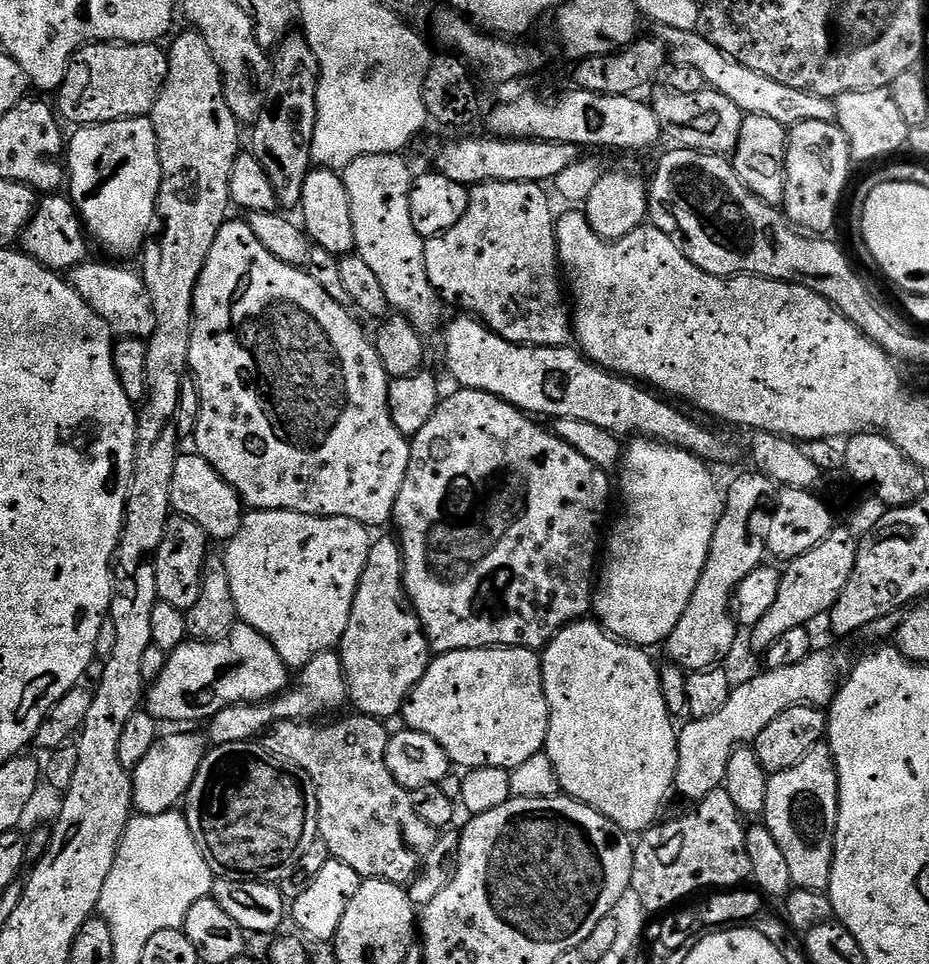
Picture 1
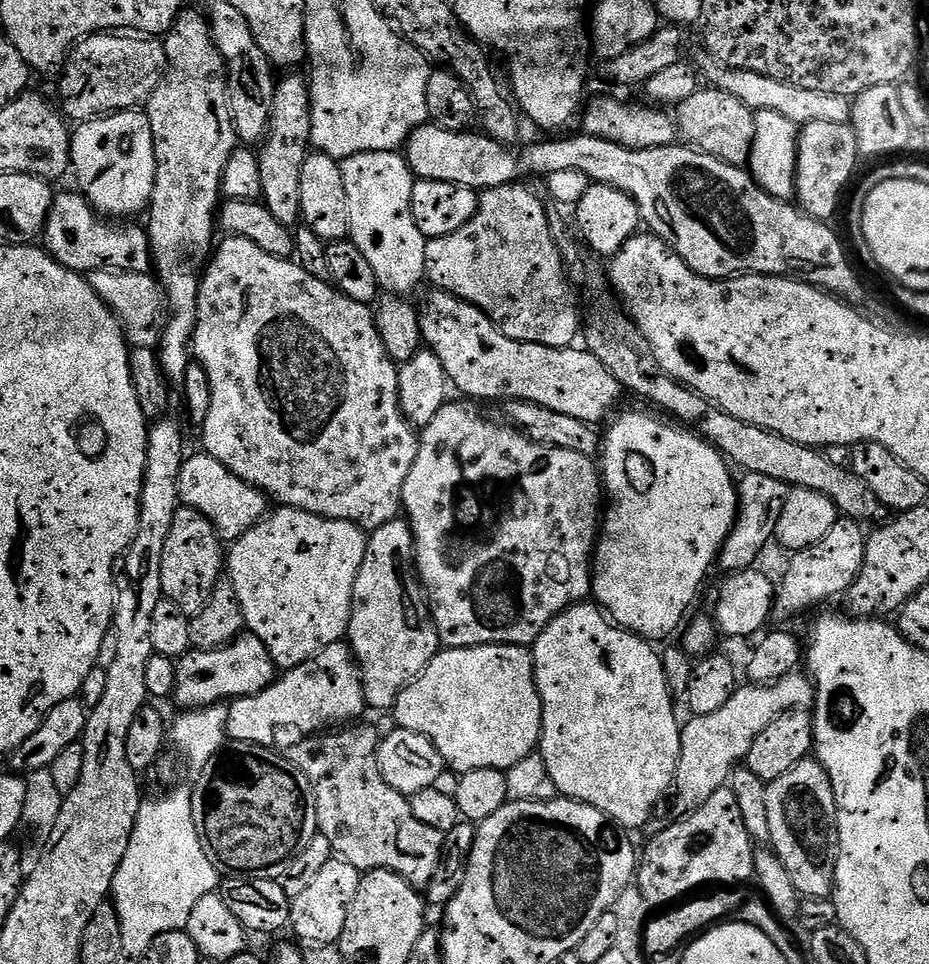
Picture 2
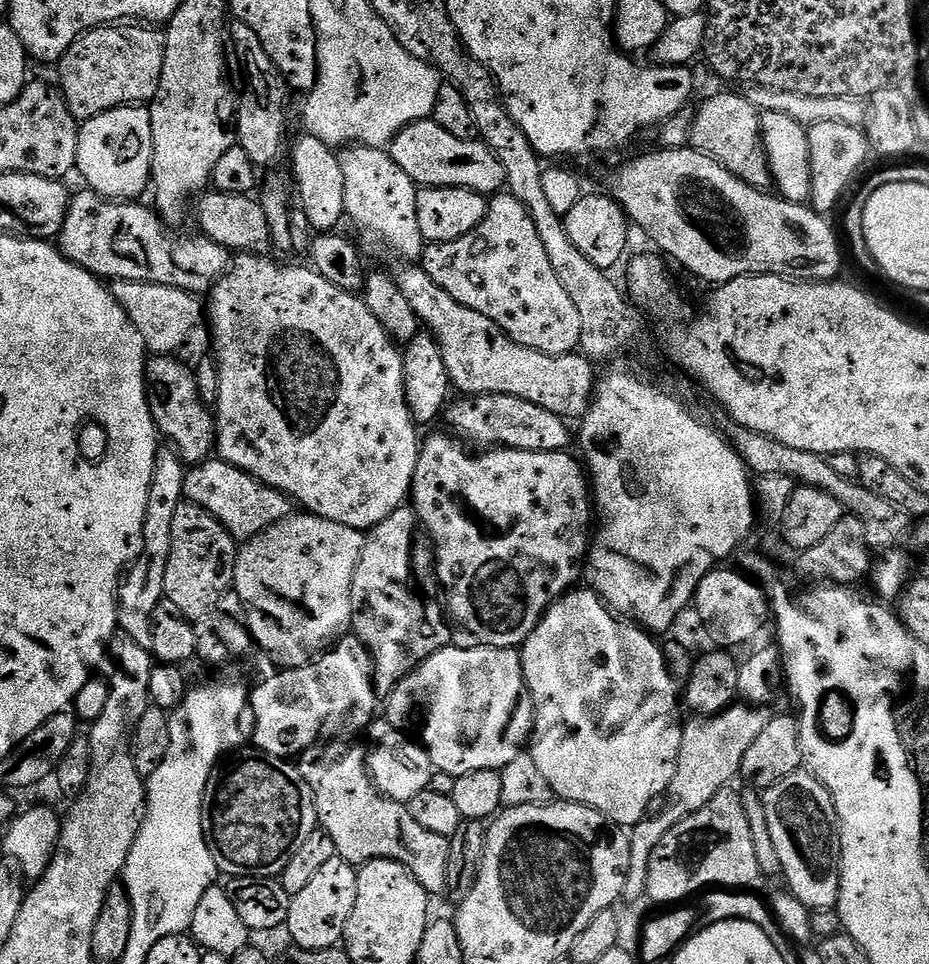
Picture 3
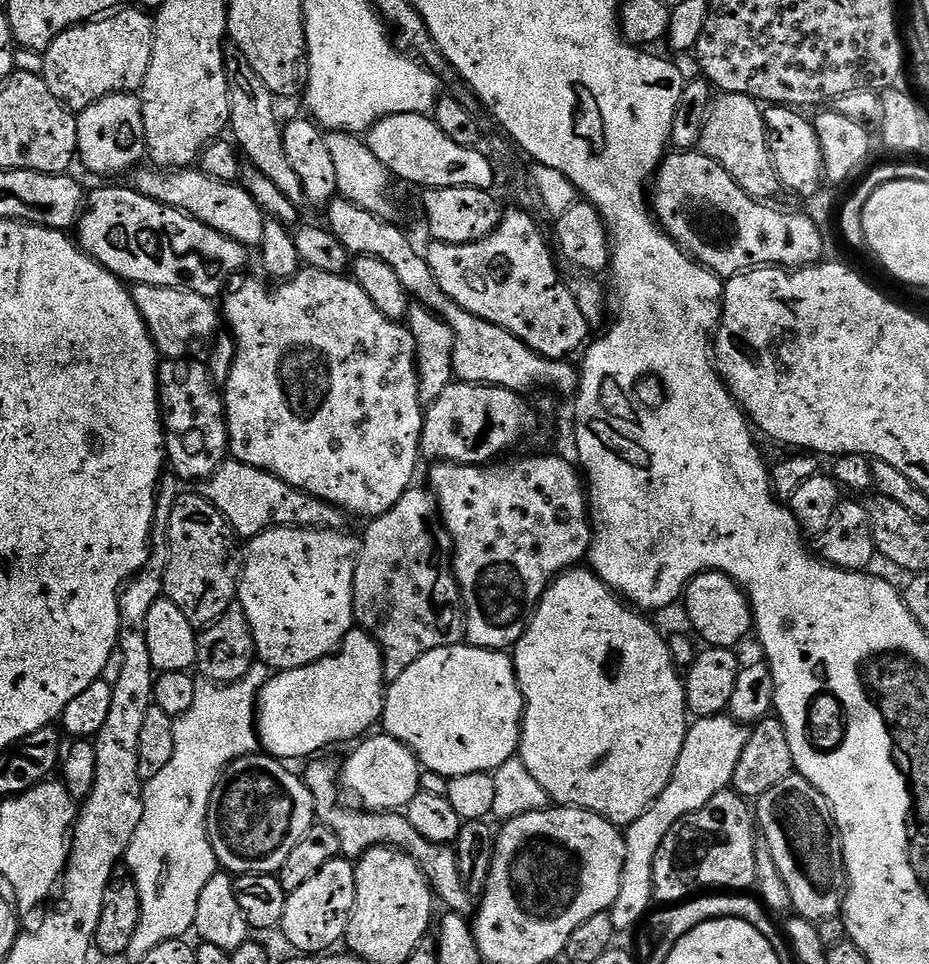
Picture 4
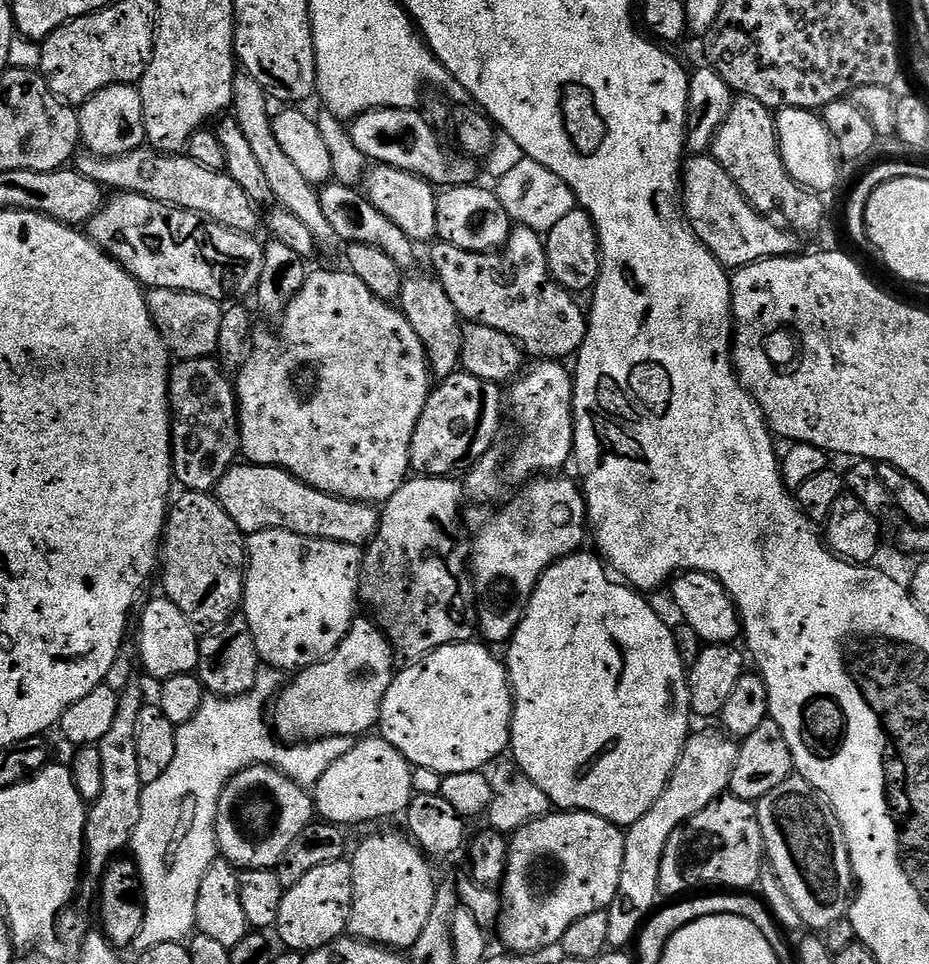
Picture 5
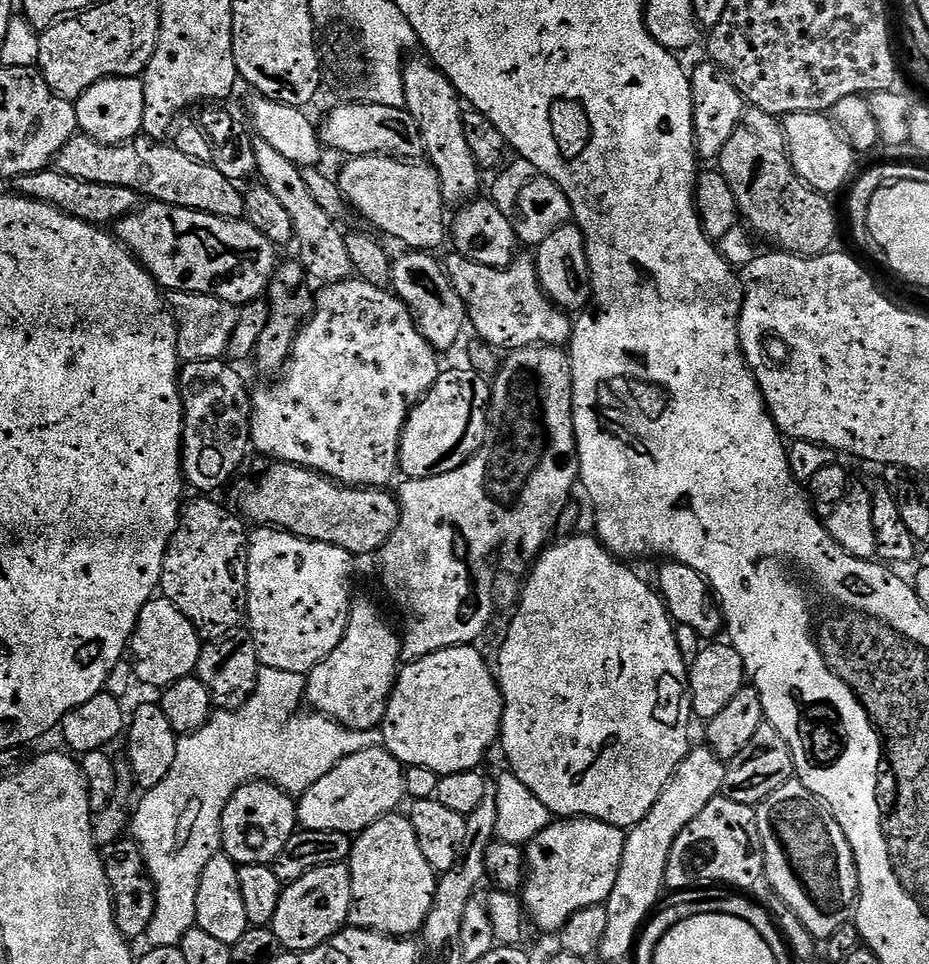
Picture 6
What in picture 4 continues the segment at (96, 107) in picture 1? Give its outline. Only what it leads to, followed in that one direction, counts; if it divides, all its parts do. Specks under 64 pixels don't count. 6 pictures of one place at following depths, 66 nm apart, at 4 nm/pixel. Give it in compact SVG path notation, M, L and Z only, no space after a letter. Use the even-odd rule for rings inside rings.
M139 6L121 8L87 24L67 28L42 53L43 78L50 86L50 94L65 104L69 112L79 114L107 96L139 93L146 70L150 70L153 31L153 17Z

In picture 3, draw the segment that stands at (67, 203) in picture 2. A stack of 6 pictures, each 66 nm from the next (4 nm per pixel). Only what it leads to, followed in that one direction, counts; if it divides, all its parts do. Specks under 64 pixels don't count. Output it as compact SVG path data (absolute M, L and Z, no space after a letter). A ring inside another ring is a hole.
M83 190L71 197L66 210L66 218L62 222L62 230L58 237L60 253L70 262L82 266L87 272L105 281L137 280L147 284L161 284L171 288L181 288L193 294L211 293L217 280L230 267L228 249L218 246L209 236L175 236L173 229L160 219L151 207L143 208L140 202L122 200L105 200L91 190Z

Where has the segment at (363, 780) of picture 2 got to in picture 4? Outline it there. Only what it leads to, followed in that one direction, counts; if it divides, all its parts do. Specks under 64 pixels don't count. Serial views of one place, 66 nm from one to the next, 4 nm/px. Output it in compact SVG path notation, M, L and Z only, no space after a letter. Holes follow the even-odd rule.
M312 758L303 765L303 768L305 768L304 772L302 771L302 779L305 786L310 790L312 801L316 803L317 817L323 823L328 824L330 830L334 830L334 834L338 834L341 853L348 858L359 858L365 852L369 852L371 848L383 848L385 846L405 852L407 856L414 858L416 865L423 870L435 899L439 903L441 900L447 911L471 917L478 904L462 882L456 861L455 847L447 844L435 844L426 838L422 838L422 834L418 834L418 830L414 830L414 826L410 826L407 815L401 814L399 811L373 812L361 810L359 807L356 807L357 809L339 808L336 805L338 764L335 764L332 760L320 759L324 758Z

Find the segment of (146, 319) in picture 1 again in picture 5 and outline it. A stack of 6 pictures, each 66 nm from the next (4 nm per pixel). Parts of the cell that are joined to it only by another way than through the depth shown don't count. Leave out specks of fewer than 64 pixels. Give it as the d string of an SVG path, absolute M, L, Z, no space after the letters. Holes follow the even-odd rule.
M153 288L147 293L147 297L148 309L164 335L169 353L177 361L212 358L217 355L222 338L222 318L225 314L221 301L212 300L202 294L165 288Z

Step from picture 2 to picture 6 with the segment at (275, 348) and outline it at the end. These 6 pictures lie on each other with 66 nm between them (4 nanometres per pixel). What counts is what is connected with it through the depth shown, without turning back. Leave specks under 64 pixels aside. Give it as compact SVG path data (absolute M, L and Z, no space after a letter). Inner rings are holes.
M349 278L337 284L323 285L315 293L314 307L311 316L296 335L292 347L292 355L288 357L283 372L269 388L260 388L251 393L252 398L252 448L262 455L269 456L269 461L282 464L296 464L299 468L309 468L320 476L328 476L338 484L347 484L350 488L382 488L387 489L392 479L397 479L400 467L400 439L406 426L406 418L413 406L426 395L440 376L442 365L438 361L438 353L432 349L430 342L422 338L416 320L410 310L387 287L379 288L359 278Z

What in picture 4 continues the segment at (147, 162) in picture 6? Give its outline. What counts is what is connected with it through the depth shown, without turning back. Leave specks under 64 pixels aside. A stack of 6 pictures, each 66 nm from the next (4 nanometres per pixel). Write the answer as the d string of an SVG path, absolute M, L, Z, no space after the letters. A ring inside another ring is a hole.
M140 166L131 173L130 184L146 198L159 204L165 204L193 216L198 222L210 226L226 238L238 242L249 250L259 249L262 242L262 230L266 213L246 194L239 183L227 184L210 178L199 170L168 170L164 171L155 166Z

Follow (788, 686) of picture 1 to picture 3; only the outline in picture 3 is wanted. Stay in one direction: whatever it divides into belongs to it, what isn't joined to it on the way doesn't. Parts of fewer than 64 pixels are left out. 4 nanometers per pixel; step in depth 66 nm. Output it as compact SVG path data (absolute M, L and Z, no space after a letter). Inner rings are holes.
M737 702L724 712L716 716L692 718L692 721L683 725L682 746L678 750L678 766L674 778L670 782L666 793L668 809L660 812L656 817L645 818L631 829L630 835L630 866L628 877L624 883L623 899L636 900L645 895L646 874L650 866L650 854L654 854L654 846L662 842L662 838L672 827L684 817L702 810L714 794L725 791L733 779L739 777L742 758L748 747L754 743L754 738L762 734L766 722L770 722L773 713L764 706L749 706ZM653 819L653 820L652 820Z

